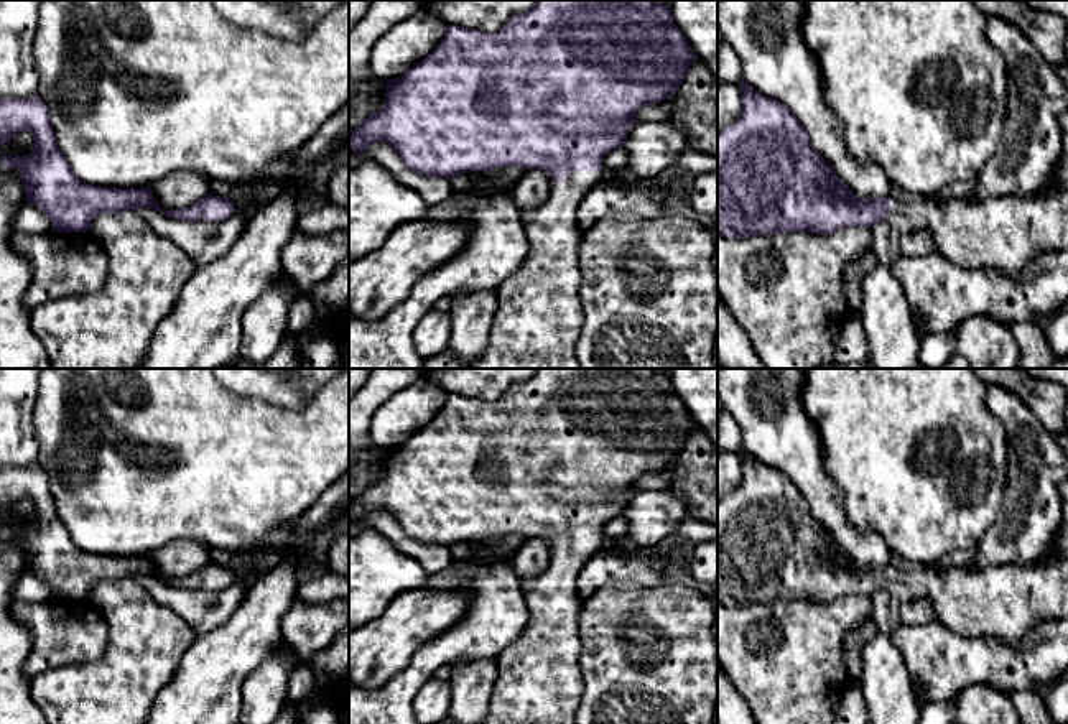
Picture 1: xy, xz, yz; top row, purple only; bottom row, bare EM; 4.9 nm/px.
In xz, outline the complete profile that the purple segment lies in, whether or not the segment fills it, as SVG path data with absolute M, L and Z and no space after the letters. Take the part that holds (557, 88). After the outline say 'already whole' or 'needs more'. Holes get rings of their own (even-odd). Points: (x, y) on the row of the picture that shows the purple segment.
M538 0L528 12L512 15L494 33L448 25L441 43L423 61L410 67L403 76L387 79L383 105L359 127L349 130L349 140L355 153L362 153L370 145L383 142L395 148L410 169L428 178L446 178L449 181L464 173L487 171L494 166L522 166L527 169L545 169L551 174L548 199L540 207L522 212L522 224L528 242L523 265L495 288L499 306L492 318L487 346L482 355L466 369L581 369L576 357L576 344L583 324L579 299L579 245L583 239L583 232L578 229L579 201L591 186L601 181L604 156L624 146L630 128L635 125L635 114L645 105L673 97L696 59L696 53L675 25L670 7L660 5L655 0Z; needs more

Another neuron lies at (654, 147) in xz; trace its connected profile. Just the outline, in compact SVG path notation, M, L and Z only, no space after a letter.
M668 120L635 123L622 148L629 153L627 169L635 178L658 181L671 173L688 145L686 133Z

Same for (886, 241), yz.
M877 222L871 227L872 250L880 263L895 263L900 253L900 232L887 222Z

